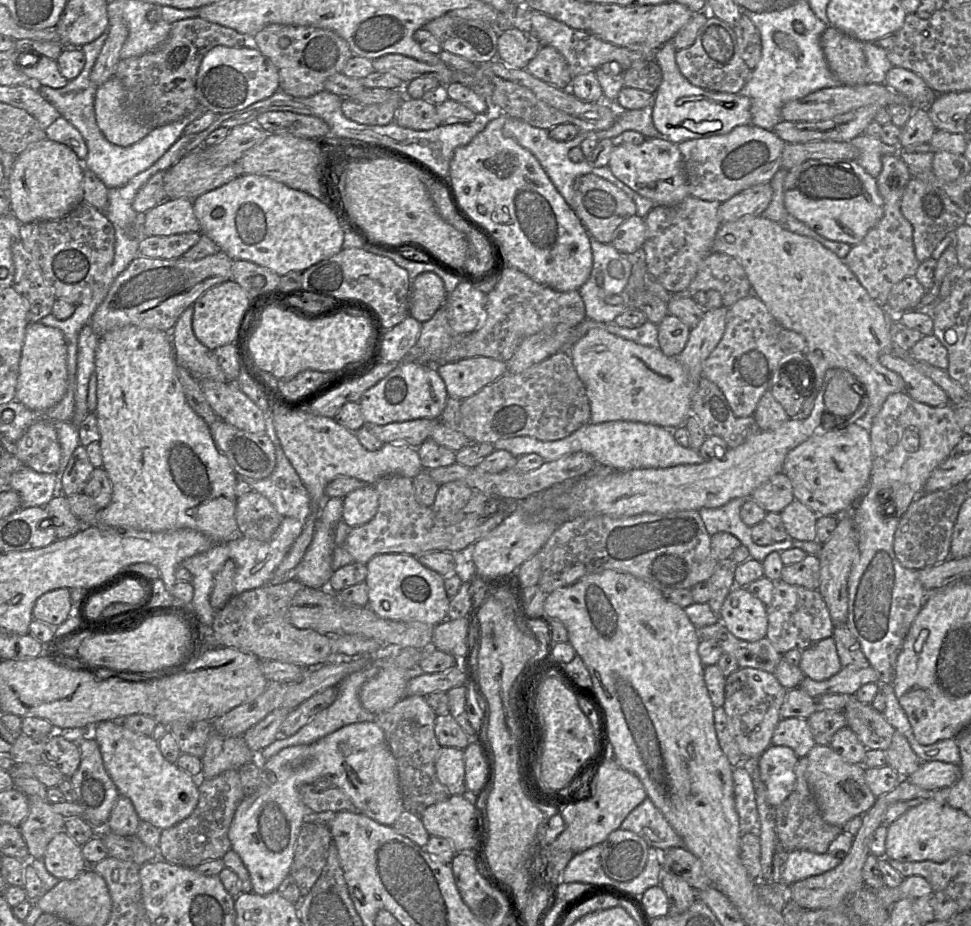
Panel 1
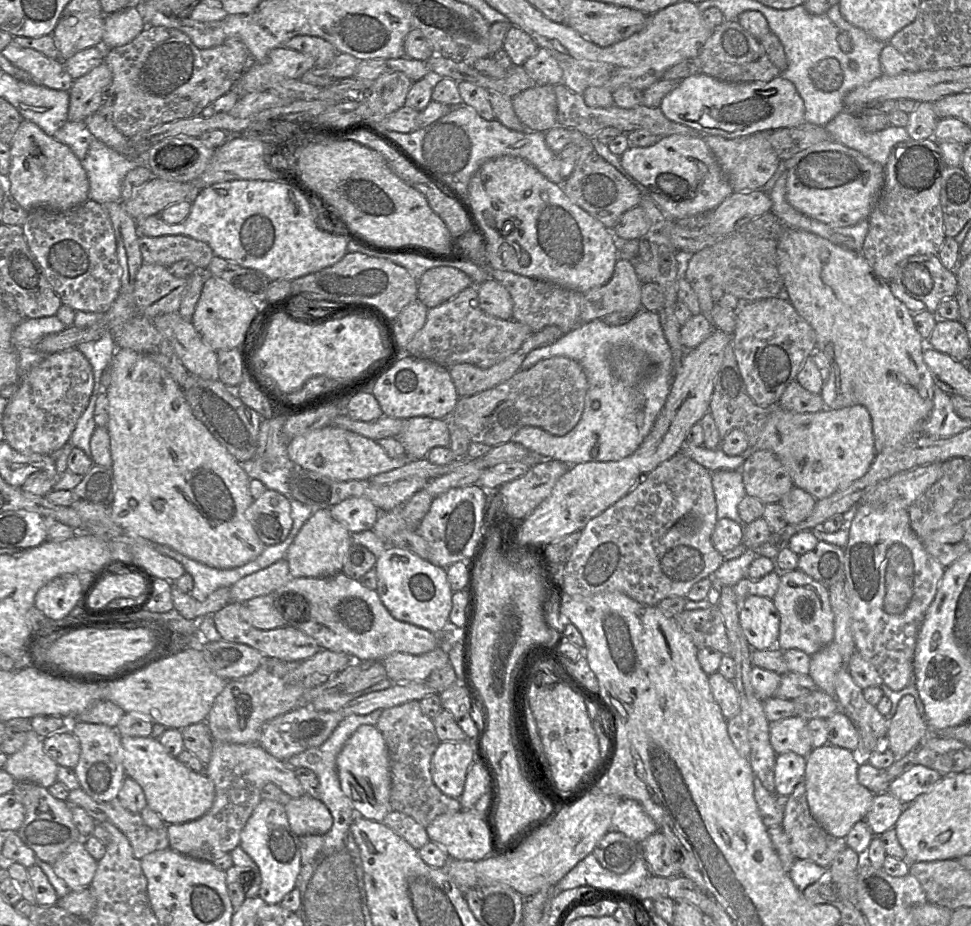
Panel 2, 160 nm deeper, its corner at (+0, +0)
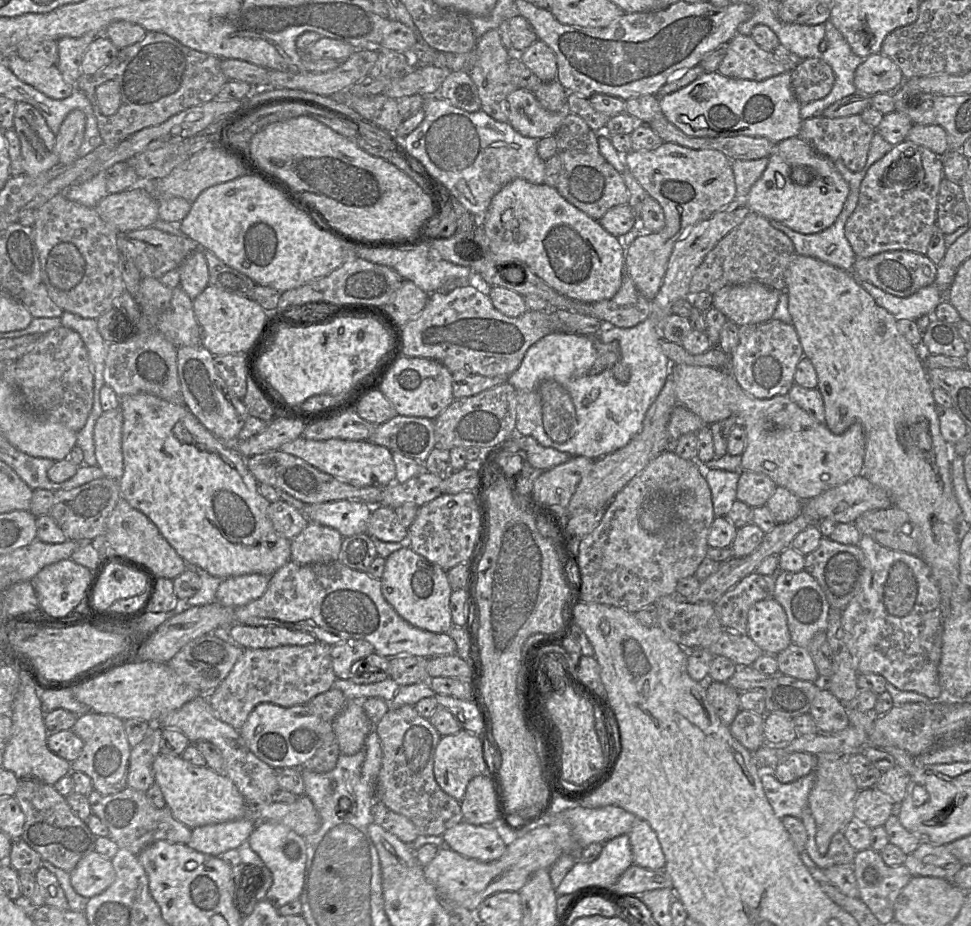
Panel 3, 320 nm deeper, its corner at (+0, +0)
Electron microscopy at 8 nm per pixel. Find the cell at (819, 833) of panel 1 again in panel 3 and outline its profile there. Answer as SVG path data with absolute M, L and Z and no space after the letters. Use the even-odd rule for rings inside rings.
M806 811L801 818L807 832L805 851L819 870L833 865L853 864L856 850L849 844L843 831L837 832L831 838L828 850L821 854L816 844L817 826L814 817Z

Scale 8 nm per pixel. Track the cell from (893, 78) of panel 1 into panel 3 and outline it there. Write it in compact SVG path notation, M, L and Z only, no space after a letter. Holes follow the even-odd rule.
M882 53L872 54L855 71L855 94L892 94L904 80L900 68L890 58Z

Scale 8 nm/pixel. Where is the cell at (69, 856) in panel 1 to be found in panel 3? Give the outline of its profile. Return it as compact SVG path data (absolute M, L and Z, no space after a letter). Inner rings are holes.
M96 851L83 857L69 874L72 887L85 898L102 893L115 880L111 859Z

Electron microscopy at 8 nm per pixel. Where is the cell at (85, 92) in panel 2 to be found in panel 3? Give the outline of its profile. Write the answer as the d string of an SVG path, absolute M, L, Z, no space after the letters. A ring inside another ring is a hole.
M81 110L71 111L63 120L55 136L55 152L58 161L70 165L78 157L78 150L83 142L86 118Z

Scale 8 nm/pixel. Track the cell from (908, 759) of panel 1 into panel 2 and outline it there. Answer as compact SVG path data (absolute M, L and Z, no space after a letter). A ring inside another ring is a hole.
M906 695L889 719L885 745L892 751L895 761L900 760L920 742L927 730L925 716L920 715L914 697Z

